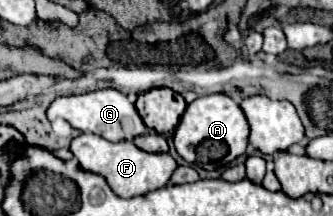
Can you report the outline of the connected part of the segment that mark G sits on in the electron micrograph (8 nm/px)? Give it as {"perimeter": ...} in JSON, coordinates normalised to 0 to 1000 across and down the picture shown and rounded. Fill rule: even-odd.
{"perimeter":[[[339,407],[231,435],[231,444],[183,444],[147,491],[141,537],[147,537],[147,556],[189,546],[219,593],[231,593],[243,611],[273,611],[273,620],[309,630],[315,648],[333,648],[333,657],[399,648],[405,630],[423,630],[441,611],[441,583],[429,574],[417,519],[405,509],[405,481],[369,426],[339,417]]]}

